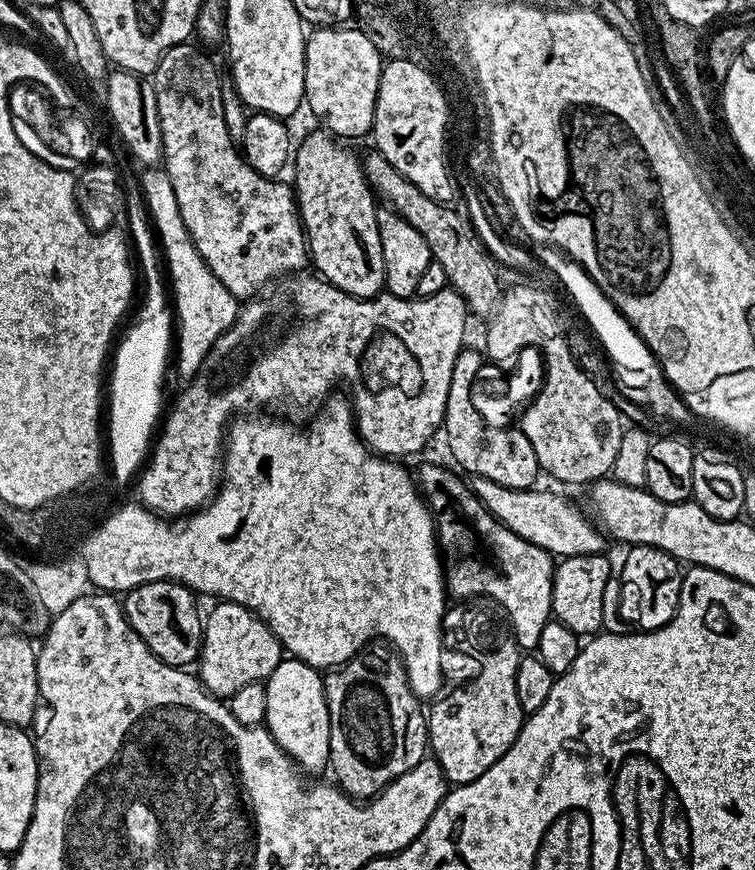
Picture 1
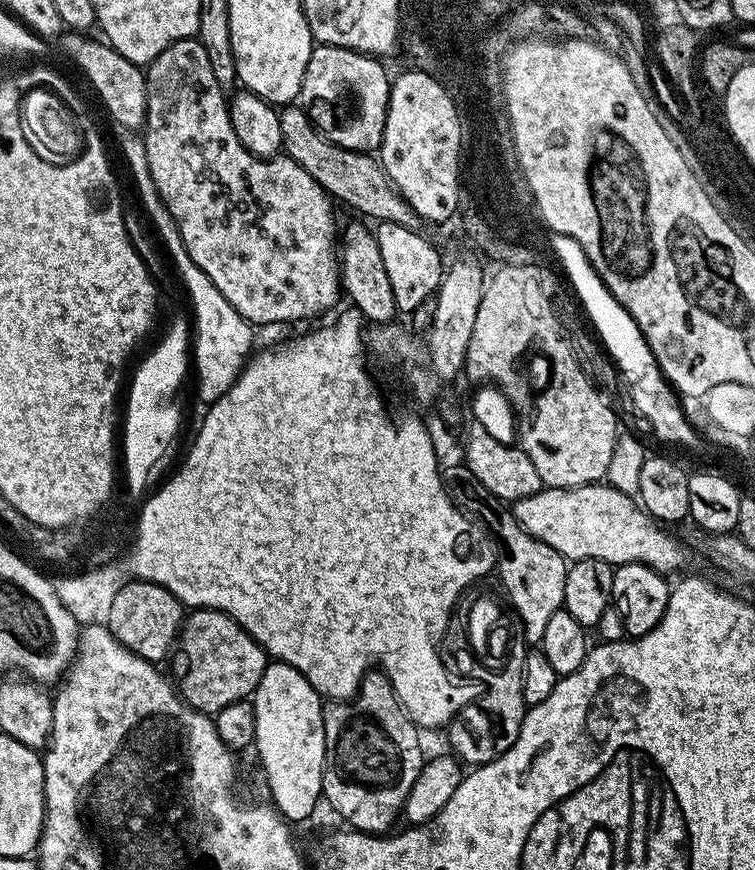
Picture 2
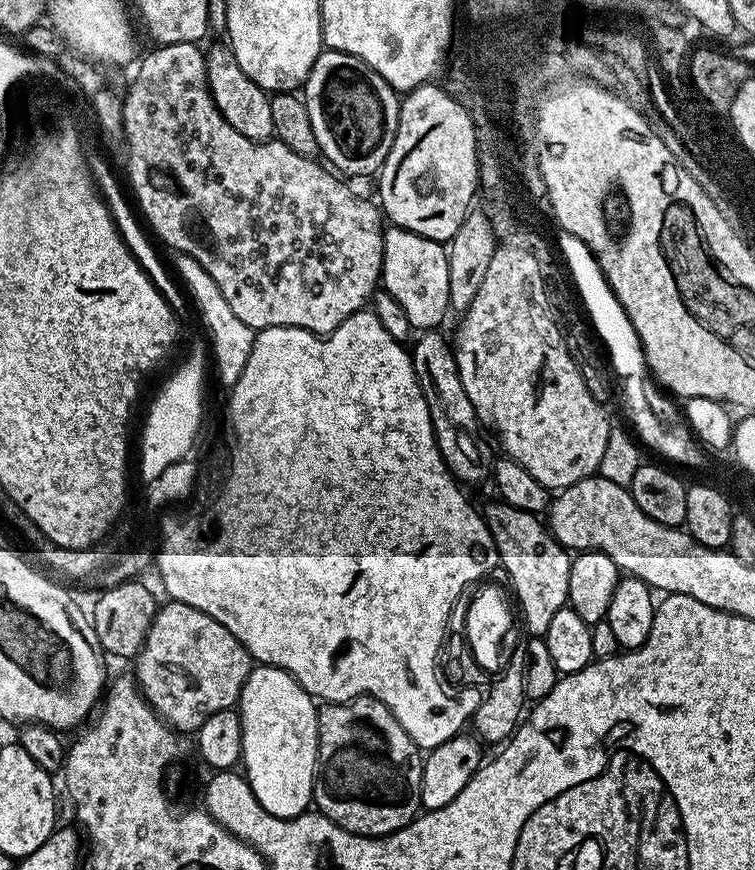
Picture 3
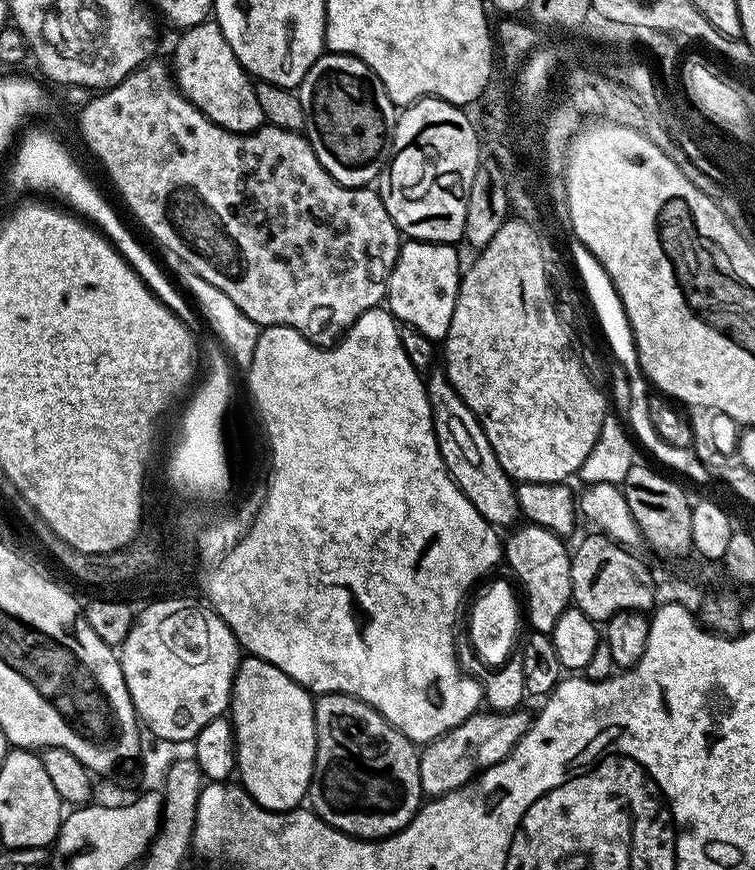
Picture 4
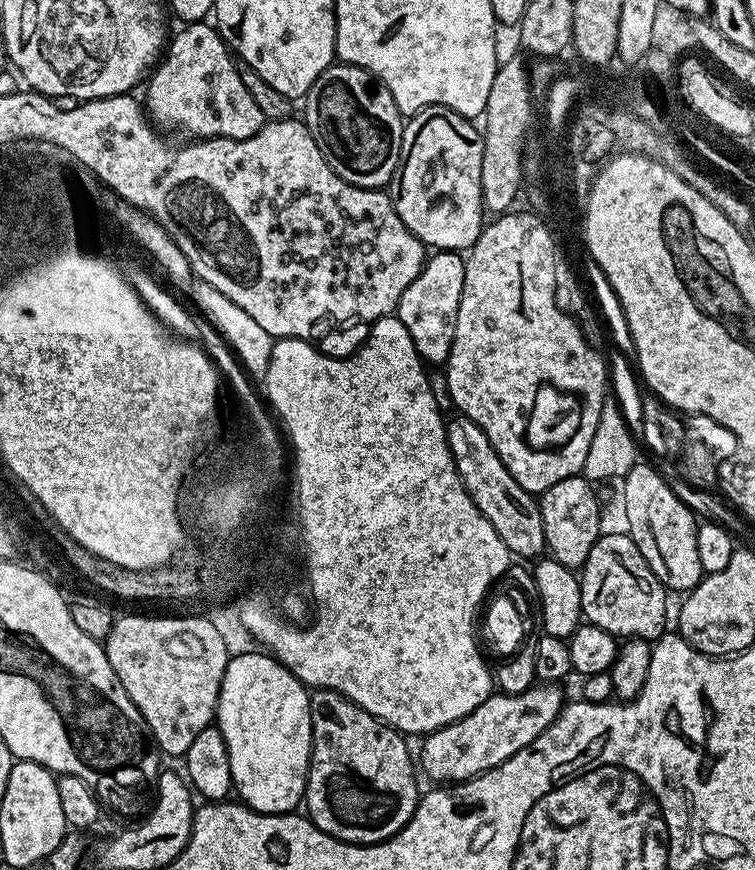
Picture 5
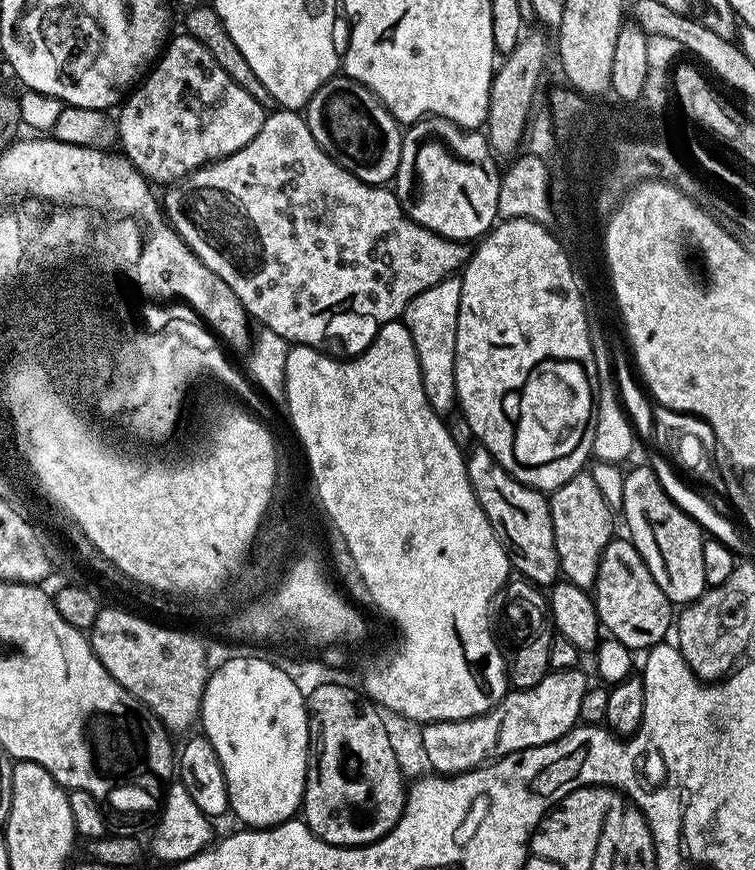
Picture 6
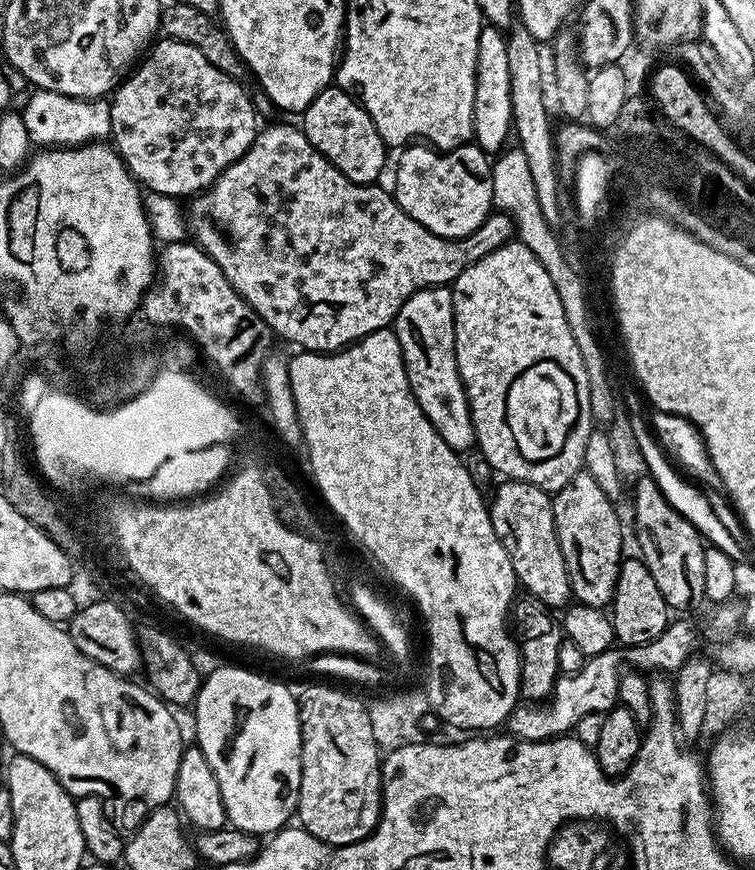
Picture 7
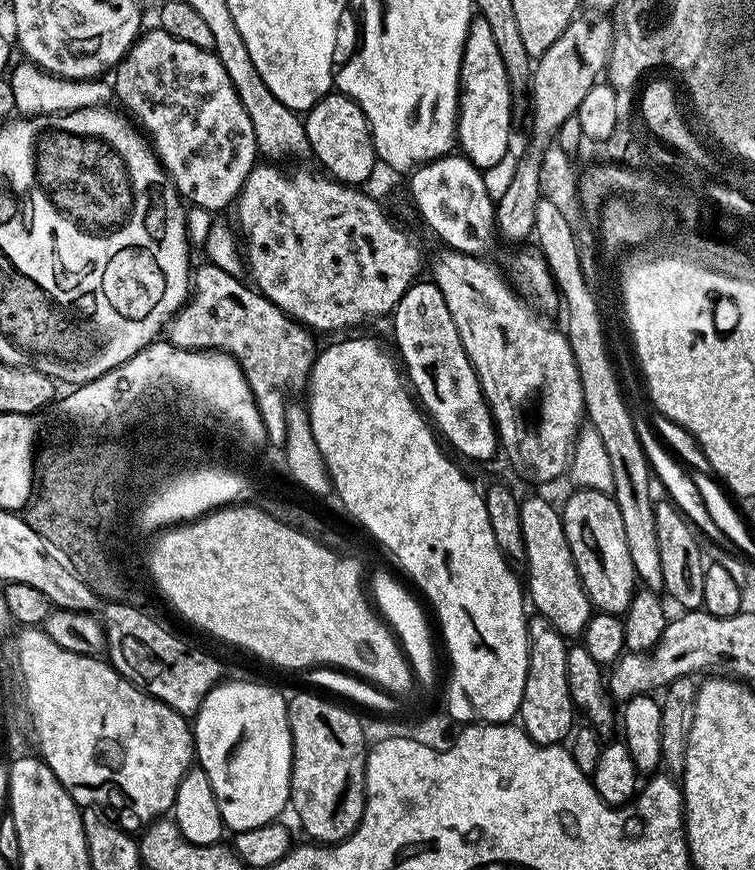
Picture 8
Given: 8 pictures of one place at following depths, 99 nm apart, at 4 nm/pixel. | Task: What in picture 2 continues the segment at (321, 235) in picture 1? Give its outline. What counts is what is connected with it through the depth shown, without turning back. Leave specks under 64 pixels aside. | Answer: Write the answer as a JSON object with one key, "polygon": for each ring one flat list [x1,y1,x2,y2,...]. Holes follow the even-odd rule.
{"polygon":[[354,222,348,225,340,234,340,253,338,263,340,266,340,281,343,293,349,296,353,307,359,309,364,318,372,324,384,326,392,322,392,318,398,314,396,303,394,302,394,292,391,289,390,278,387,277,385,262,382,261,381,251,378,250,375,233,364,225]]}

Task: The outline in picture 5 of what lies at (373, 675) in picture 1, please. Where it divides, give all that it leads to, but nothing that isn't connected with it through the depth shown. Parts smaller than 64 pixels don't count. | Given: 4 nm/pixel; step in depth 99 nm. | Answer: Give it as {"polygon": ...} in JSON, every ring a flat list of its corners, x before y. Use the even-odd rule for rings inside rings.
{"polygon":[[313,691,308,705,312,719,312,758,303,799,303,803,308,804,308,819,318,826,318,830,346,844,381,844,383,840,398,835,410,822,422,795,422,788,416,785,414,756,408,753,408,744,404,741,407,739,338,692]]}

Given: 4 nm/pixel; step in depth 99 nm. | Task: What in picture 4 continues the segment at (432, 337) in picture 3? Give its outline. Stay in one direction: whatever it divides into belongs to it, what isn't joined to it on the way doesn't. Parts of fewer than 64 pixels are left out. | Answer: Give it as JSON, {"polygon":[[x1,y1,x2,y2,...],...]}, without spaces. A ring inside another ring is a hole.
{"polygon":[[433,371,427,377,426,387,438,450,442,454,442,462,446,462,446,470,452,475,452,481,464,491,465,498,489,524,500,530,508,527,511,529,521,519,516,484,512,477,506,474,506,470,502,470,474,410,466,406,458,390,448,380,447,371]]}

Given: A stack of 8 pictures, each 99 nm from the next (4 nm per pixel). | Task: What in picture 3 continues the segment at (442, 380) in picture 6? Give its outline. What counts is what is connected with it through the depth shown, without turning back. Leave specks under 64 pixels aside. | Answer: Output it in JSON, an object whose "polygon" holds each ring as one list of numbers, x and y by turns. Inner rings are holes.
{"polygon":[[389,227,384,233,384,271,382,288,402,306,411,327,416,330,436,330,441,327,444,315,450,312,450,266,445,245,439,240,422,238,404,228]]}

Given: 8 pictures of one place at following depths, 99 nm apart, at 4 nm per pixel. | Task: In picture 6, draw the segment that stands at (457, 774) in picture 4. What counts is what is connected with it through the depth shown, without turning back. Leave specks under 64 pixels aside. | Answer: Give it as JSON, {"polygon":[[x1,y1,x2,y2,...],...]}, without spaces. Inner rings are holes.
{"polygon":[[579,667,563,668,557,672,551,670,544,675,542,682,529,688,518,688,508,691,498,703,481,716,469,720,434,720,423,725,420,732,420,748,428,759,428,764,436,774,459,774,469,772,471,768,479,768,502,756,509,756,534,746,542,746,562,738,572,728,577,727,582,710,582,694,590,686,590,680]]}

